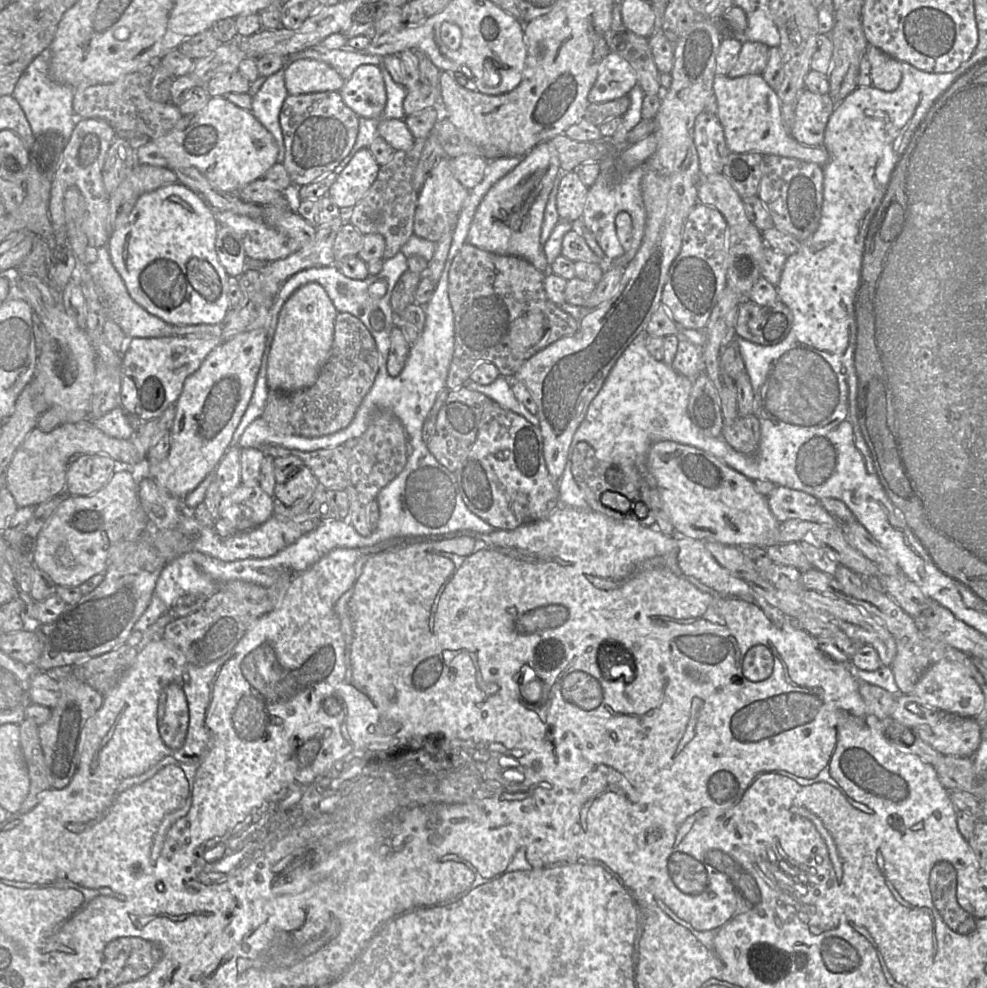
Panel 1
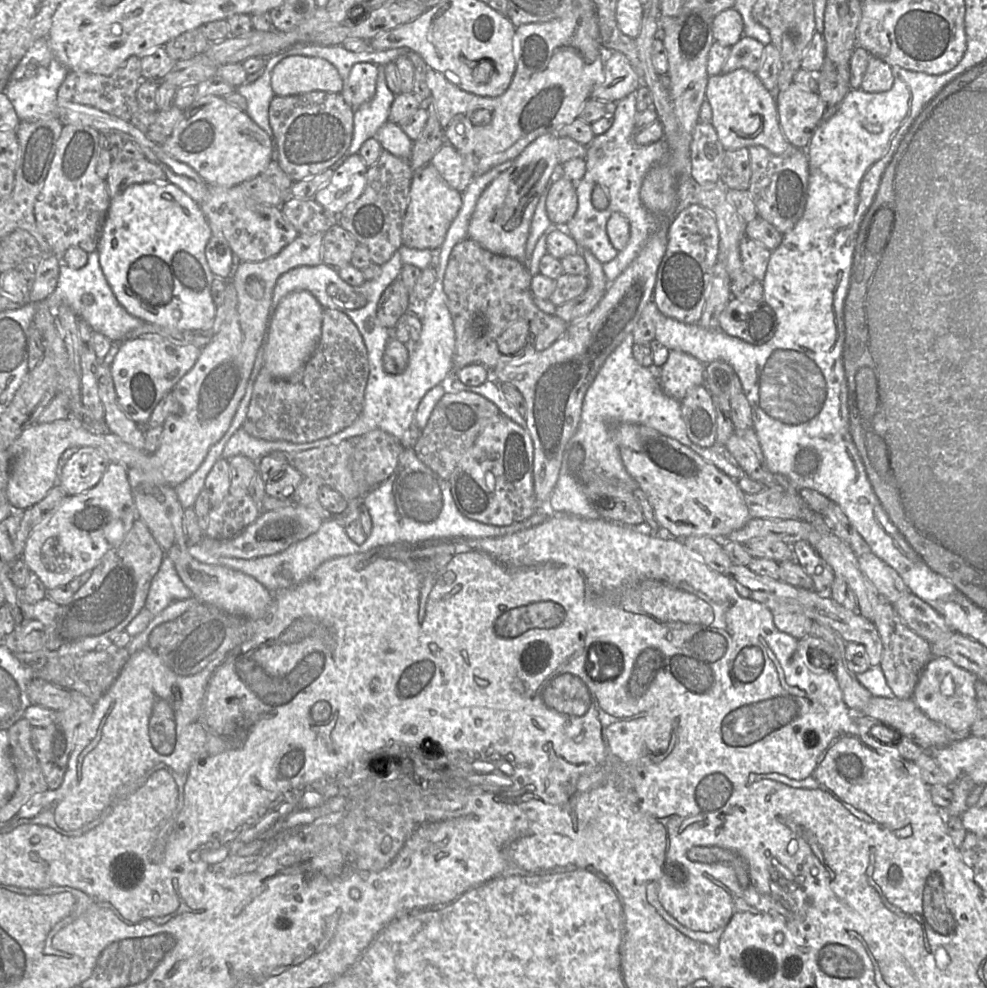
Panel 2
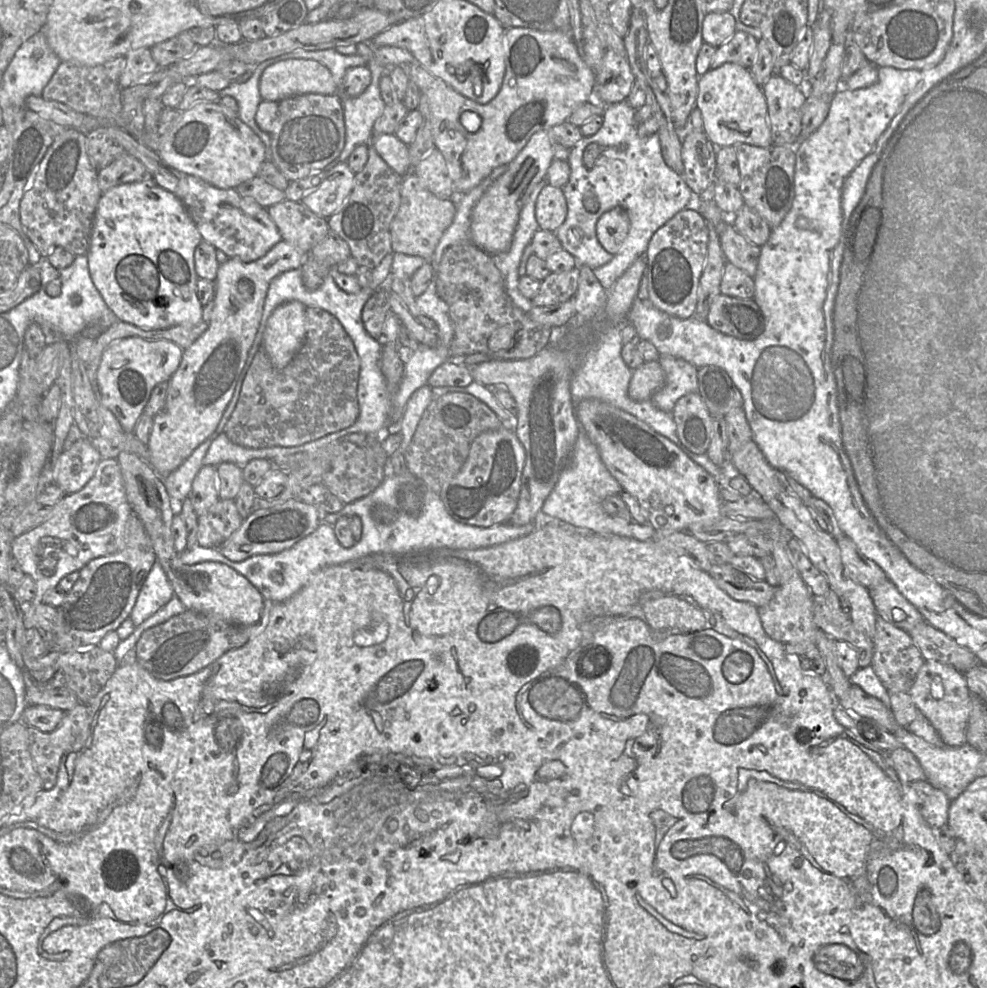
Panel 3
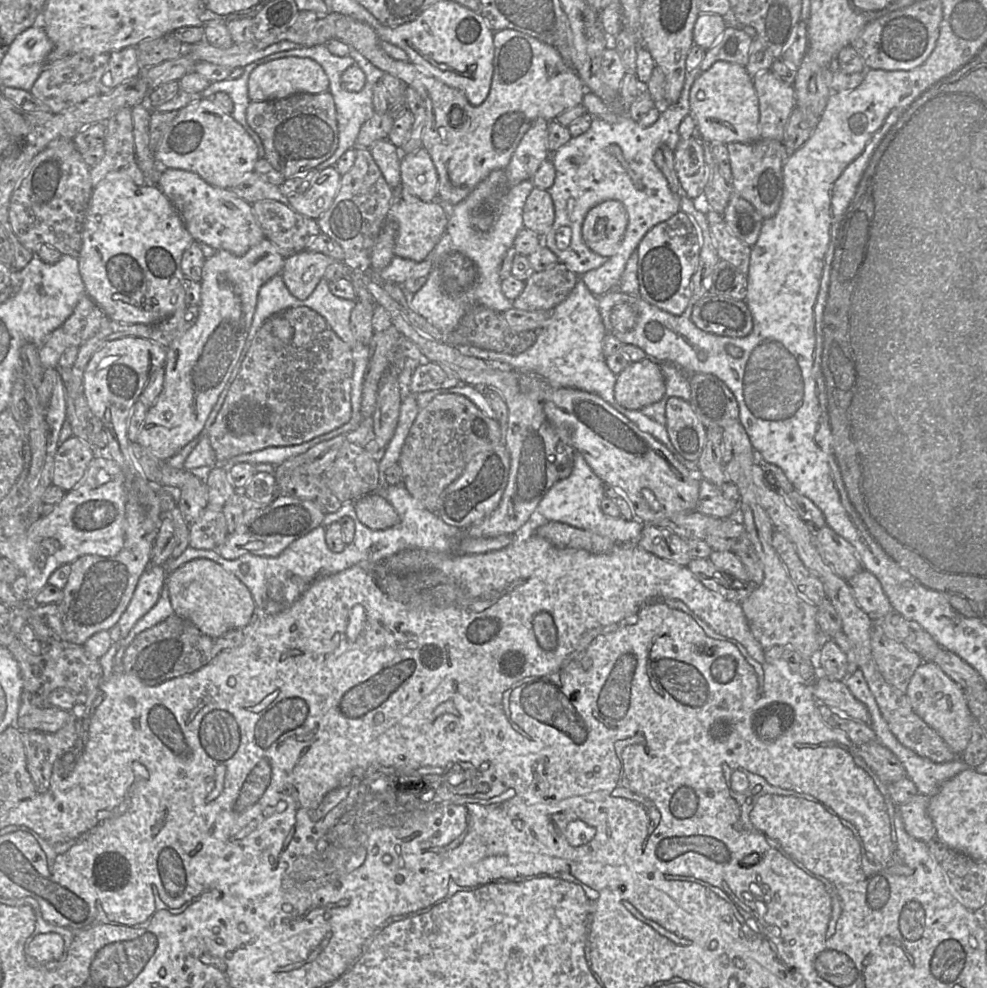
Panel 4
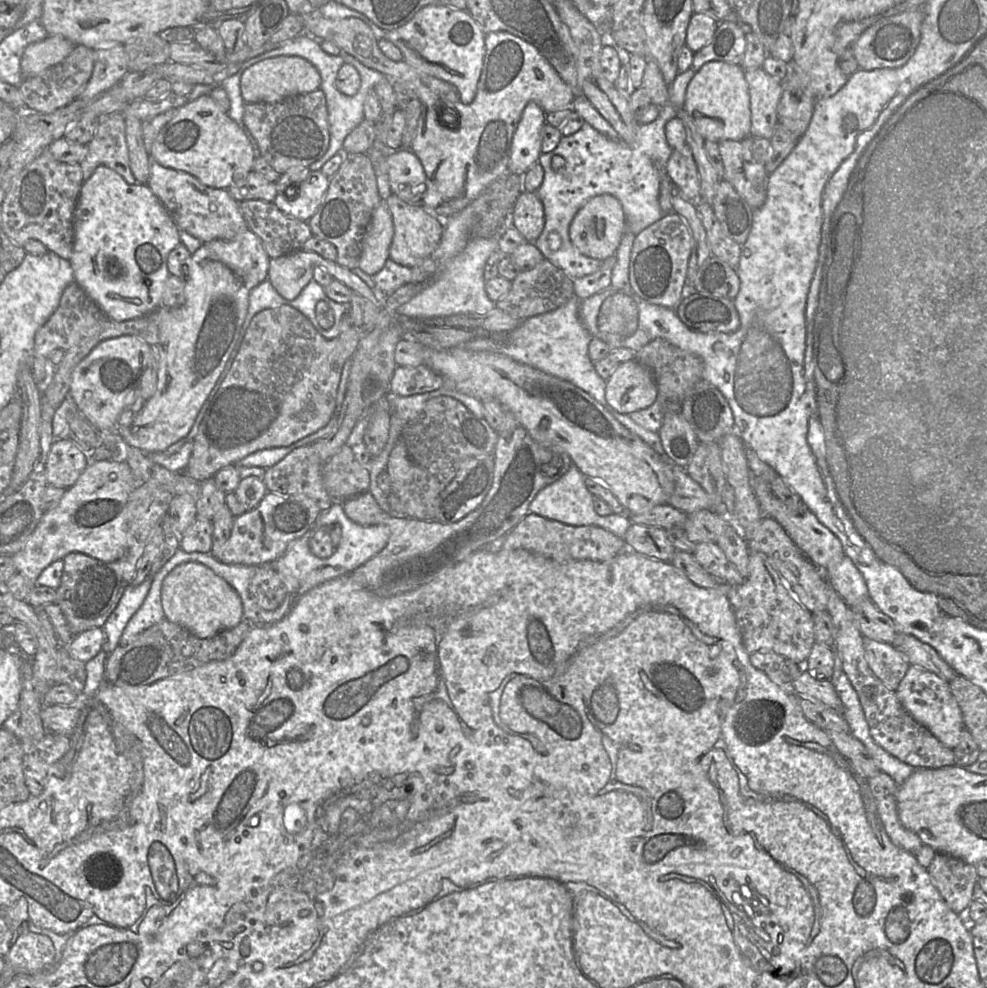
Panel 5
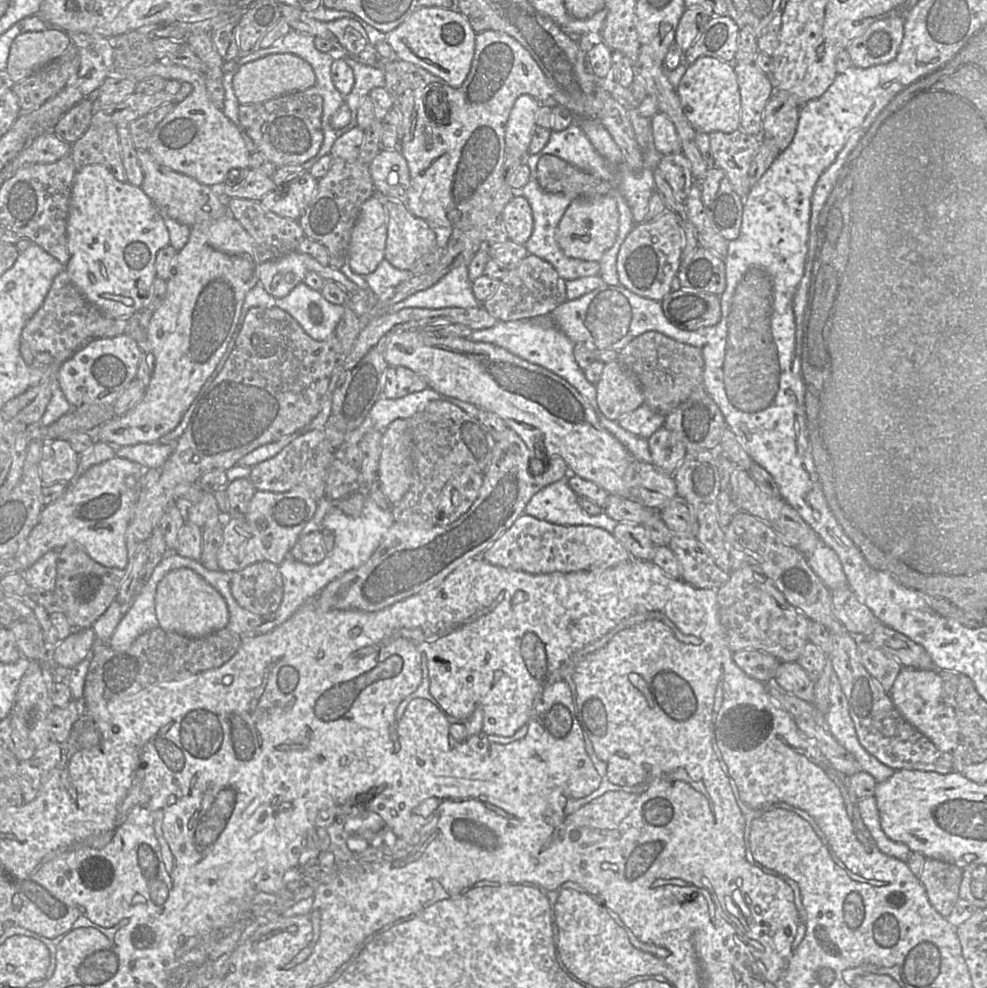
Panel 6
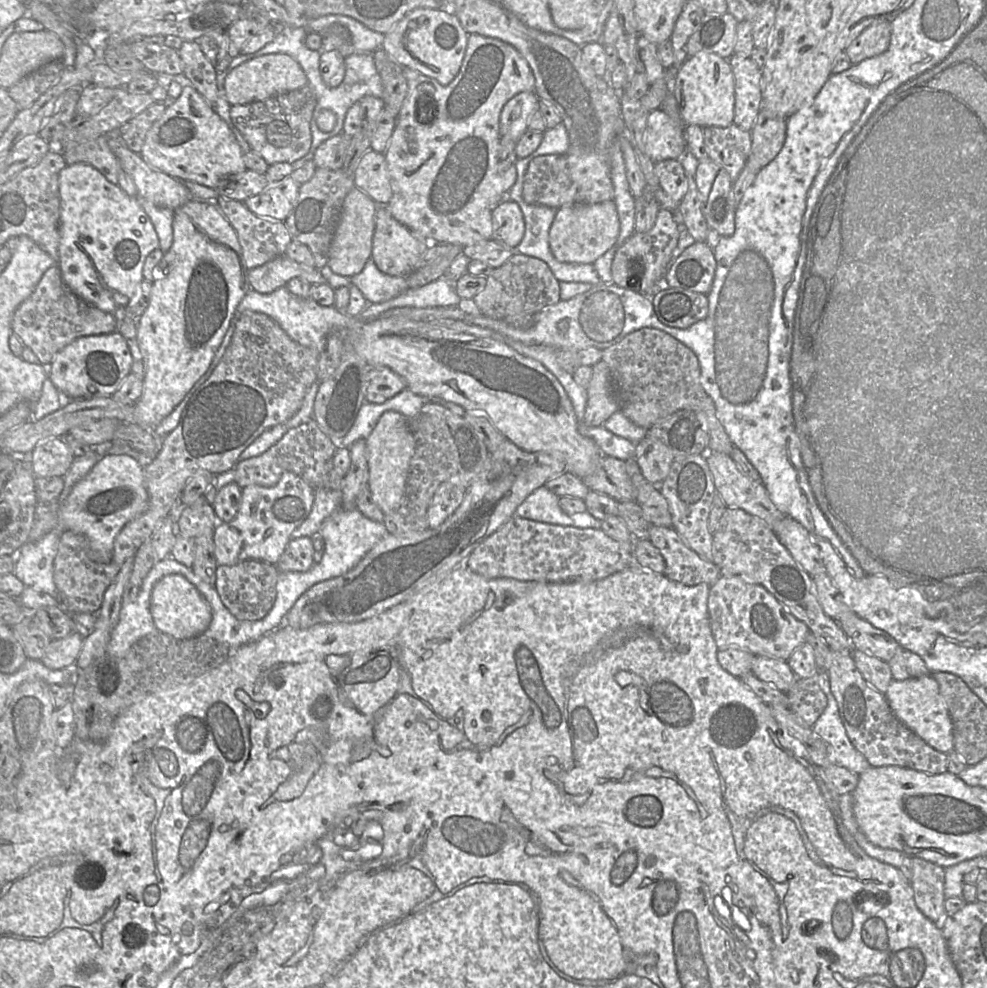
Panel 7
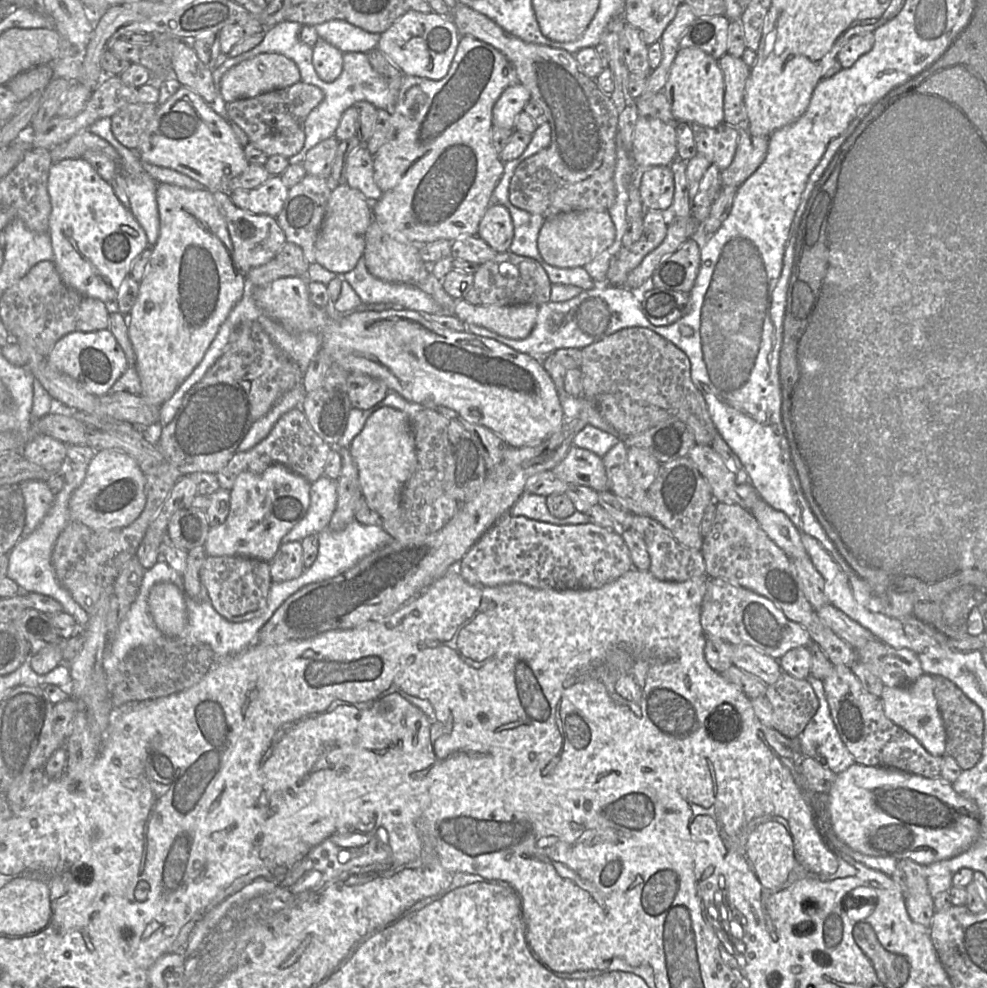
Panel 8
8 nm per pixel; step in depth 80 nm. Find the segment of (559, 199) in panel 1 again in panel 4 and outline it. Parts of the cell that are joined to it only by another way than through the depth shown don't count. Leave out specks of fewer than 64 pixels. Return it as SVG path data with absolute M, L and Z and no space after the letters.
M534 188L523 206L523 226L544 236L554 221L554 205L549 192Z

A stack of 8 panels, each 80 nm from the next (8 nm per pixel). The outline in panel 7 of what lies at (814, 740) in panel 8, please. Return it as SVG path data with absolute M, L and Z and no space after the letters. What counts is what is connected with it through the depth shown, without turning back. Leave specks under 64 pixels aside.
M826 673L820 677L819 683L828 700L825 710L812 726L813 732L826 743L828 761L831 765L844 767L860 774L871 765L865 756L854 747L846 733Z

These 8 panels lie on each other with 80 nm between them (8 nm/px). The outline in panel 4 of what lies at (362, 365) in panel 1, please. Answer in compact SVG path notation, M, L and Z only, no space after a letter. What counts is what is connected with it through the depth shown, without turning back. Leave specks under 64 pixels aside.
M302 306L281 312L294 329L289 342L282 342L273 335L271 320L267 319L253 338L233 379L217 416L206 437L215 453L217 465L231 458L263 450L268 447L299 445L333 431L352 418L352 379L354 358L350 346L331 328L318 312Z

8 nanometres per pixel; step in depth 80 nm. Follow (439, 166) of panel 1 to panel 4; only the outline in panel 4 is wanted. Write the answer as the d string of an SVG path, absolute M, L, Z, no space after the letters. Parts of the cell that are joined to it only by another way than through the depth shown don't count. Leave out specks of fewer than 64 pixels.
M400 184L393 189L390 218L397 223L397 236L393 249L394 256L413 260L418 264L428 259L445 232L449 218L449 207L441 201L424 202L410 194Z

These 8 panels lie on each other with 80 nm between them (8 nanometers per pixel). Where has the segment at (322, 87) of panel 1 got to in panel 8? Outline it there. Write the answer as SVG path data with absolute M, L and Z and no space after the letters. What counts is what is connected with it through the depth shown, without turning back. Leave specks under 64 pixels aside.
M261 53L252 59L239 63L224 74L220 82L221 96L228 104L265 92L283 89L300 81L299 69L291 59L279 53Z

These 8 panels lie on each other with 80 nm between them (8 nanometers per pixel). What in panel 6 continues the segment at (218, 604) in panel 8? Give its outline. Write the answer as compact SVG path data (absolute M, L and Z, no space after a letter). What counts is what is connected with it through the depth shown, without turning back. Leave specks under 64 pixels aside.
M256 562L230 574L233 598L243 609L265 616L275 613L283 596L283 579L277 564Z

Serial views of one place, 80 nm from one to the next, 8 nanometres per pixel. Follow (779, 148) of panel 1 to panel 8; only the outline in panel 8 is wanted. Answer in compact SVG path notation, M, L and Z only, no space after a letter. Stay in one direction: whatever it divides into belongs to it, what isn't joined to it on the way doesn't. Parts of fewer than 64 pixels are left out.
M680 48L663 88L676 122L716 127L724 122L725 83L718 60L698 48Z

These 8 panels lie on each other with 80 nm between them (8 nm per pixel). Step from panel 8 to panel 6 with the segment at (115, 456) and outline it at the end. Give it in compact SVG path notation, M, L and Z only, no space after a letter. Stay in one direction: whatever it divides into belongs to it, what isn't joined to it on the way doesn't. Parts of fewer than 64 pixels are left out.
M115 457L74 478L60 498L43 506L38 523L14 556L20 571L31 567L48 551L59 550L70 542L79 544L103 566L125 569L128 563L125 533L140 495L143 471L137 462Z

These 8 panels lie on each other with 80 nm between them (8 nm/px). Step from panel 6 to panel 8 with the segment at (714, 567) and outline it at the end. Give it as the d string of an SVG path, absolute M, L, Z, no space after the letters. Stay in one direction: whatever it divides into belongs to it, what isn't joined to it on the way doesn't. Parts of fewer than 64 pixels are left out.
M633 514L630 529L636 531L644 540L650 557L648 571L657 579L684 582L694 577L706 575L706 566L701 552L678 543L668 529L650 516Z

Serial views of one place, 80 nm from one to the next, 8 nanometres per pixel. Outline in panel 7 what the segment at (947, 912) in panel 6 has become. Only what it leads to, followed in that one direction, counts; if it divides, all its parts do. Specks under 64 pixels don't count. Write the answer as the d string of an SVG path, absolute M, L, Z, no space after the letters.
M913 857L912 879L914 900L918 909L933 923L940 924L947 916L945 897L945 868Z

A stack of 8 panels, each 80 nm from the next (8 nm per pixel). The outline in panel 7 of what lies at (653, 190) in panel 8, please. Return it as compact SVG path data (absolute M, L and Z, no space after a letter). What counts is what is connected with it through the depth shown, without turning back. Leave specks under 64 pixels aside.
M667 159L655 163L655 174L666 195L678 204L688 190L688 177L679 159Z

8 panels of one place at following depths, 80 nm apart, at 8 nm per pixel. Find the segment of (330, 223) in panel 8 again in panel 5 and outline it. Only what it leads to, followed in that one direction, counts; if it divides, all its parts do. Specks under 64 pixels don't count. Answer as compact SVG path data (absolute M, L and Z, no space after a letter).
M382 202L375 209L364 234L358 268L370 276L378 273L389 259L393 236L392 216Z

